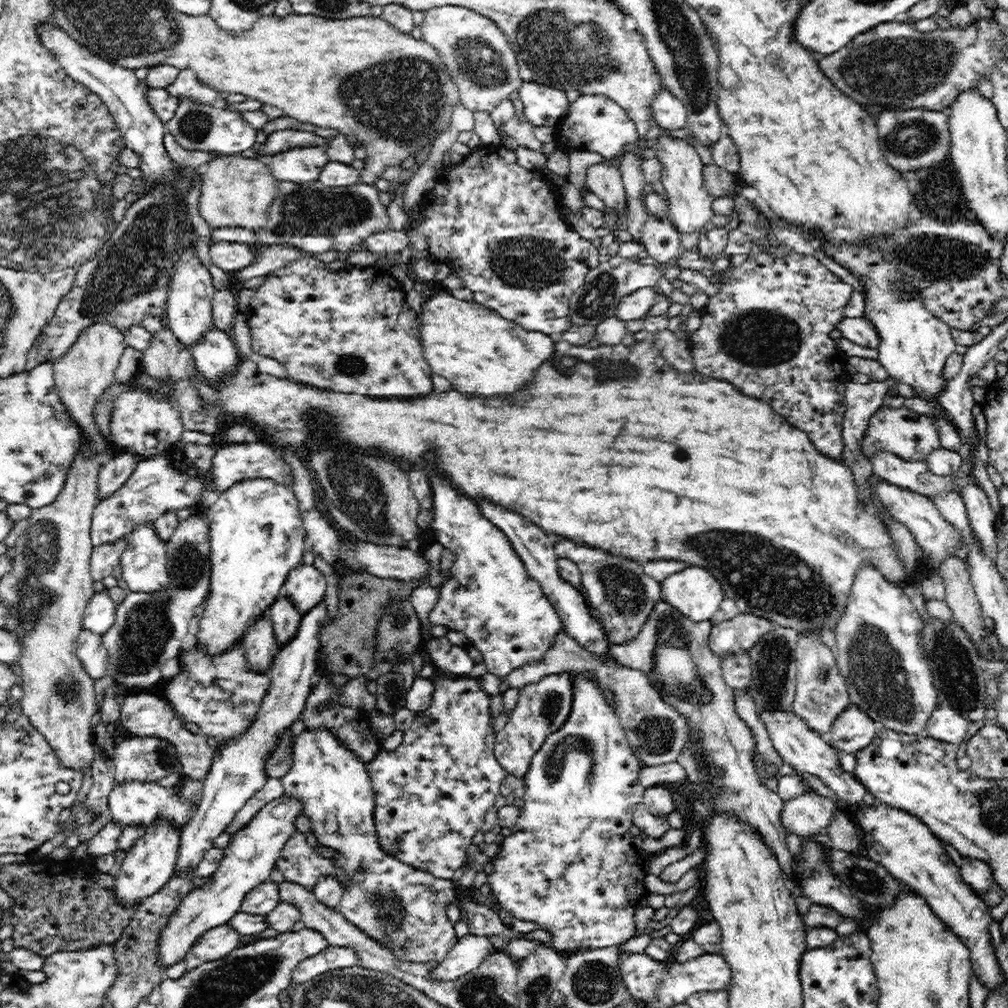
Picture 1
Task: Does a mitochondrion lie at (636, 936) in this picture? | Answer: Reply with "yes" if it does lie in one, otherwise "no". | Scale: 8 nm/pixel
no

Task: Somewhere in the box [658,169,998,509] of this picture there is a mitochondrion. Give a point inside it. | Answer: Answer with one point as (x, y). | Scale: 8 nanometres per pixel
(932, 255)

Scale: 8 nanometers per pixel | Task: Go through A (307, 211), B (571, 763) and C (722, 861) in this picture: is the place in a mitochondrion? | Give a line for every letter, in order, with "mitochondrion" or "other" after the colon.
A: mitochondrion
B: mitochondrion
C: other

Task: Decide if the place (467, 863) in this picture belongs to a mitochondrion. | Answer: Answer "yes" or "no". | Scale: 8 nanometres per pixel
no

